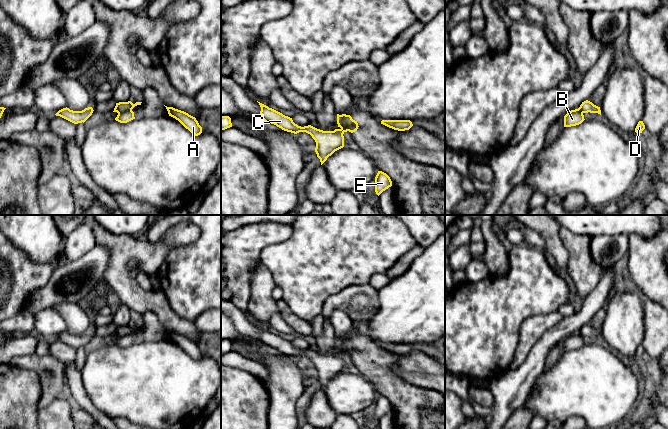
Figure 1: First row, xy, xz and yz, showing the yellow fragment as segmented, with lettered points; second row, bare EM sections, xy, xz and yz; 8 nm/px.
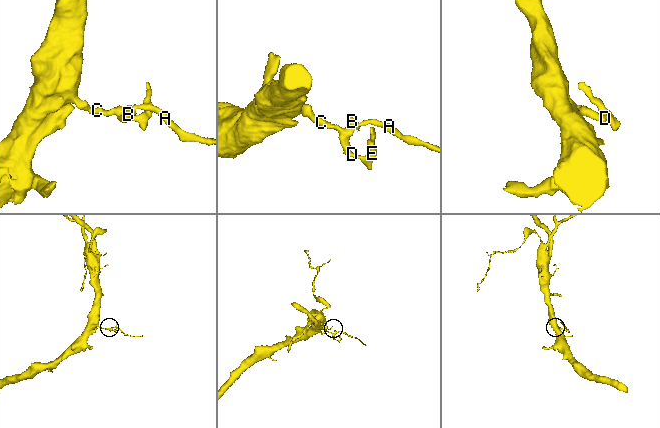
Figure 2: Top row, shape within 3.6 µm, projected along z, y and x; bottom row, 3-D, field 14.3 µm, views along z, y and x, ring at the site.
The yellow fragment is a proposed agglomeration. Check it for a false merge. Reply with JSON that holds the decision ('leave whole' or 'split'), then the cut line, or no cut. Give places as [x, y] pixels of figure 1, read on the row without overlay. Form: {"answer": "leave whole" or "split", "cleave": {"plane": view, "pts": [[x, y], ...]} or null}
{"answer": "split", "cleave": {"plane": "xy", "pts": [[131, 333], [118, 337]]}}

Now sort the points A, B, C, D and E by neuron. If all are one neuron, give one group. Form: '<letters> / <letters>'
A C D E / B

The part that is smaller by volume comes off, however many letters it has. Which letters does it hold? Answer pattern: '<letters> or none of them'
B

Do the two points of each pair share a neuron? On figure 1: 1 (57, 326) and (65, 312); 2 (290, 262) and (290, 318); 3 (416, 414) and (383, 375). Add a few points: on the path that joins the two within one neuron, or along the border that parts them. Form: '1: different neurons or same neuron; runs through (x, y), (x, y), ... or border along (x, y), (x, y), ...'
1: different neurons; border along (51, 307), (61, 316), (67, 330)
2: different neurons; border along (281, 299), (293, 313), (310, 323)
3: same neuron; runs through (410, 404), (391, 385)

